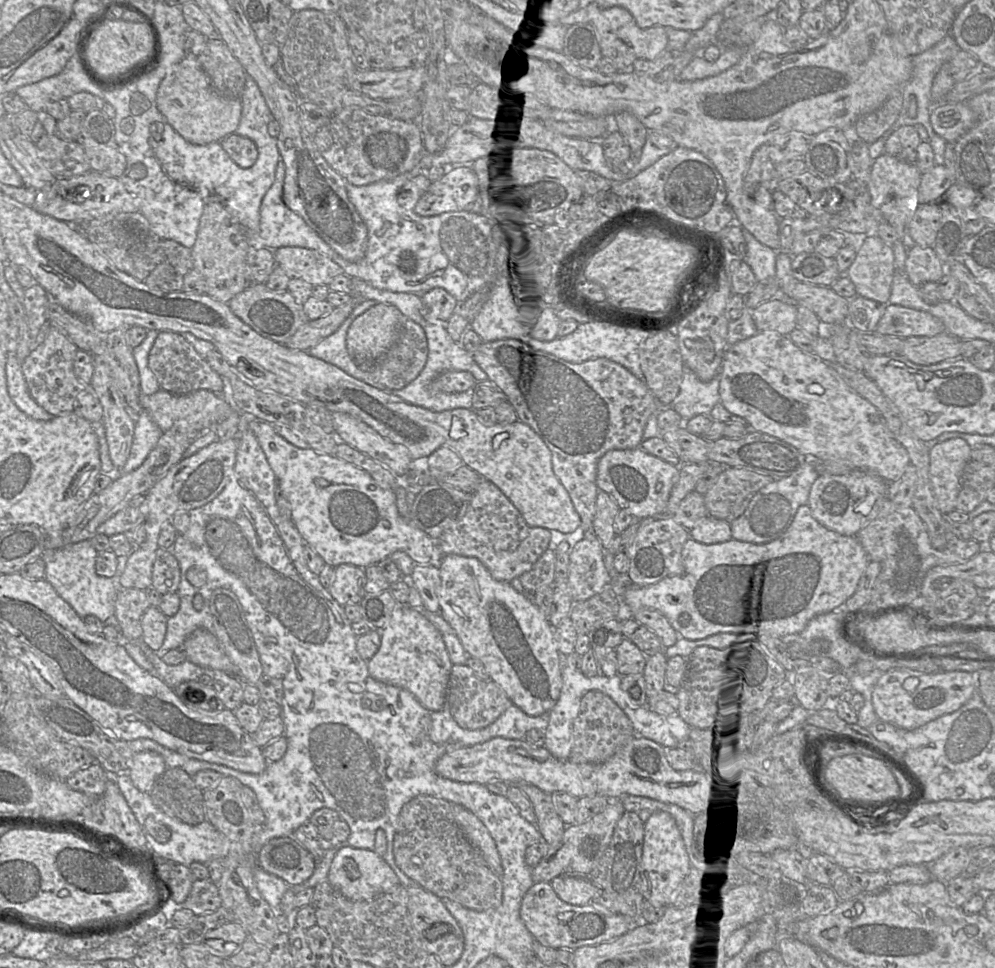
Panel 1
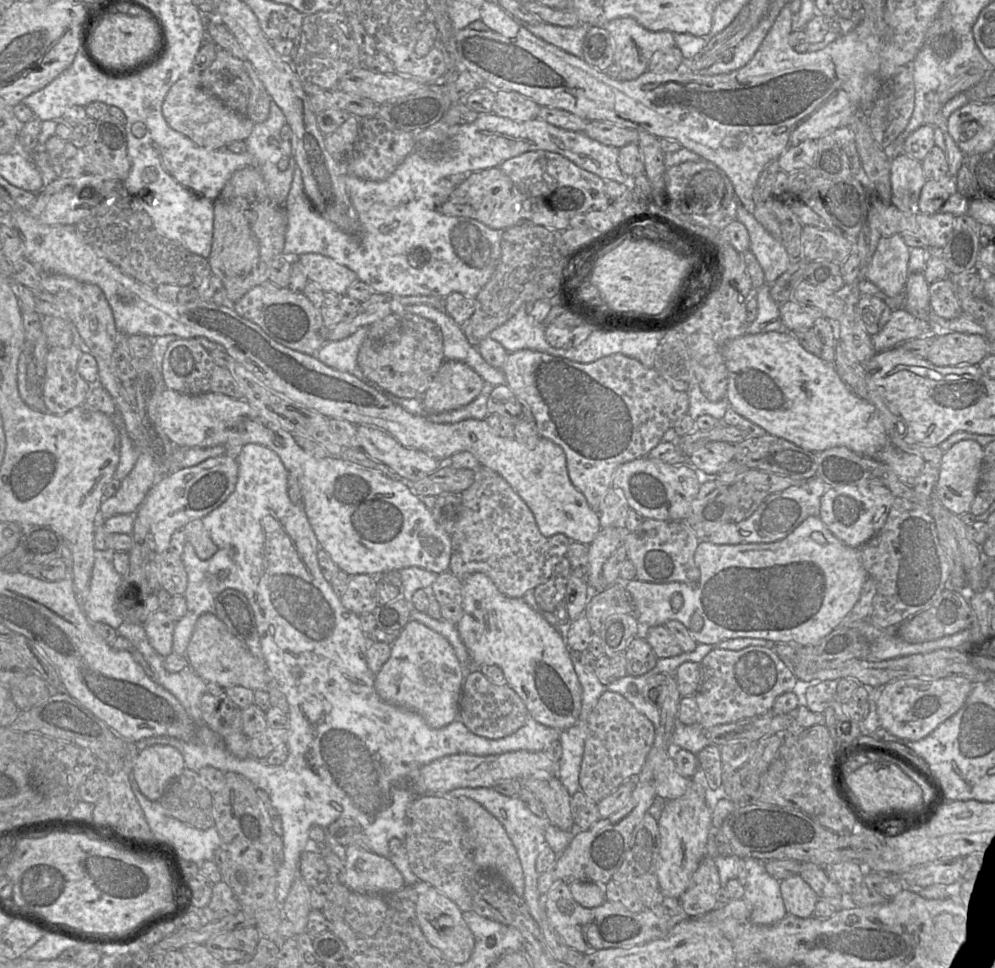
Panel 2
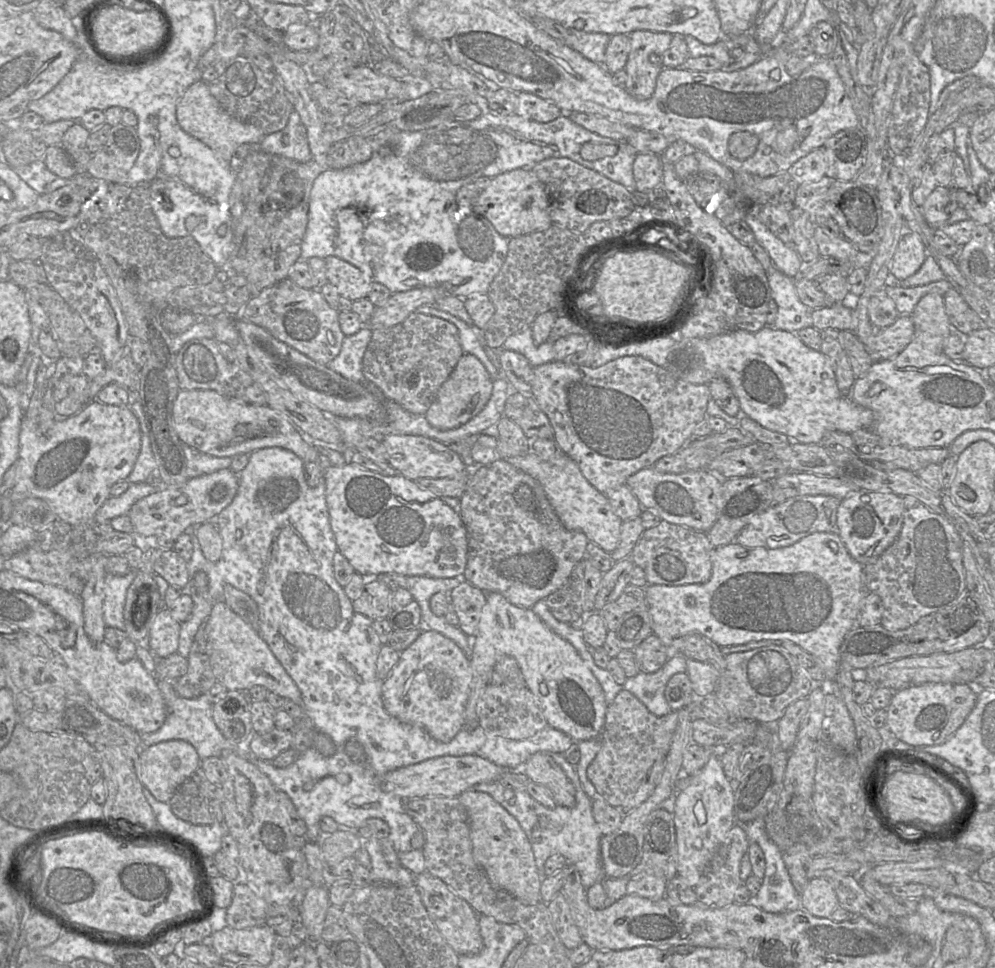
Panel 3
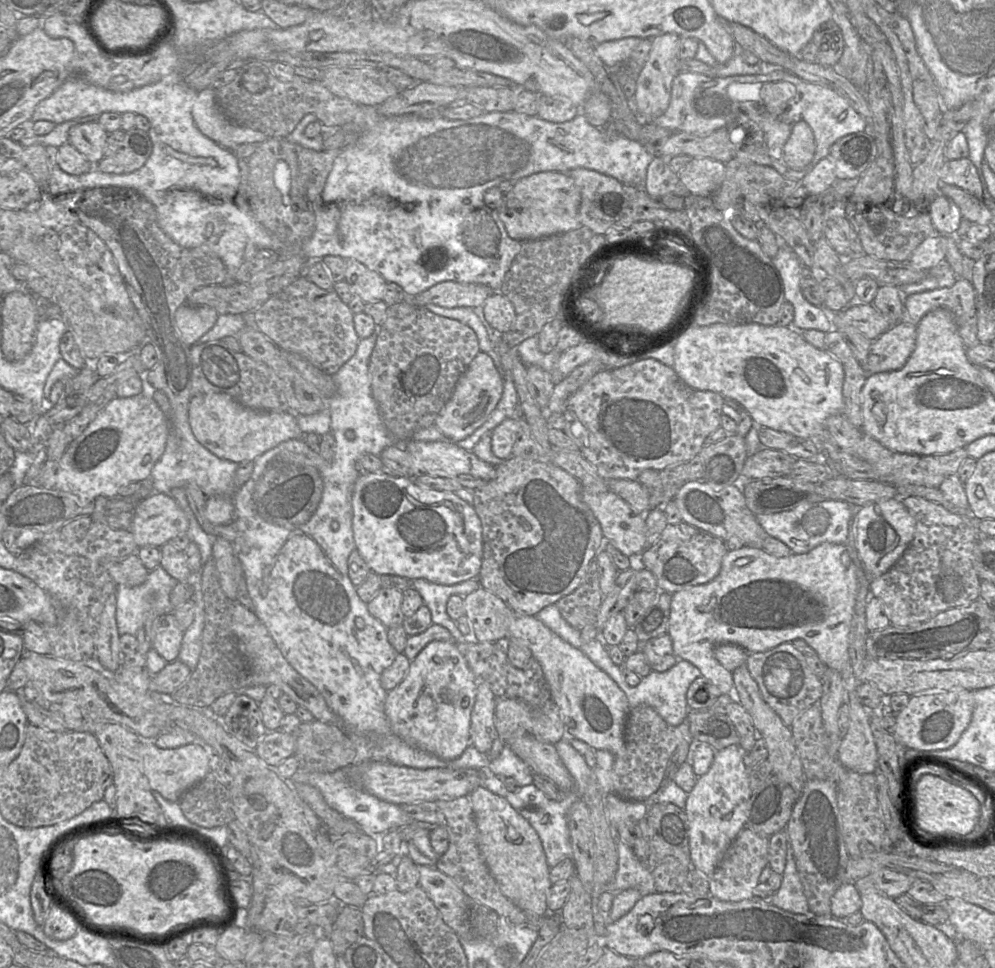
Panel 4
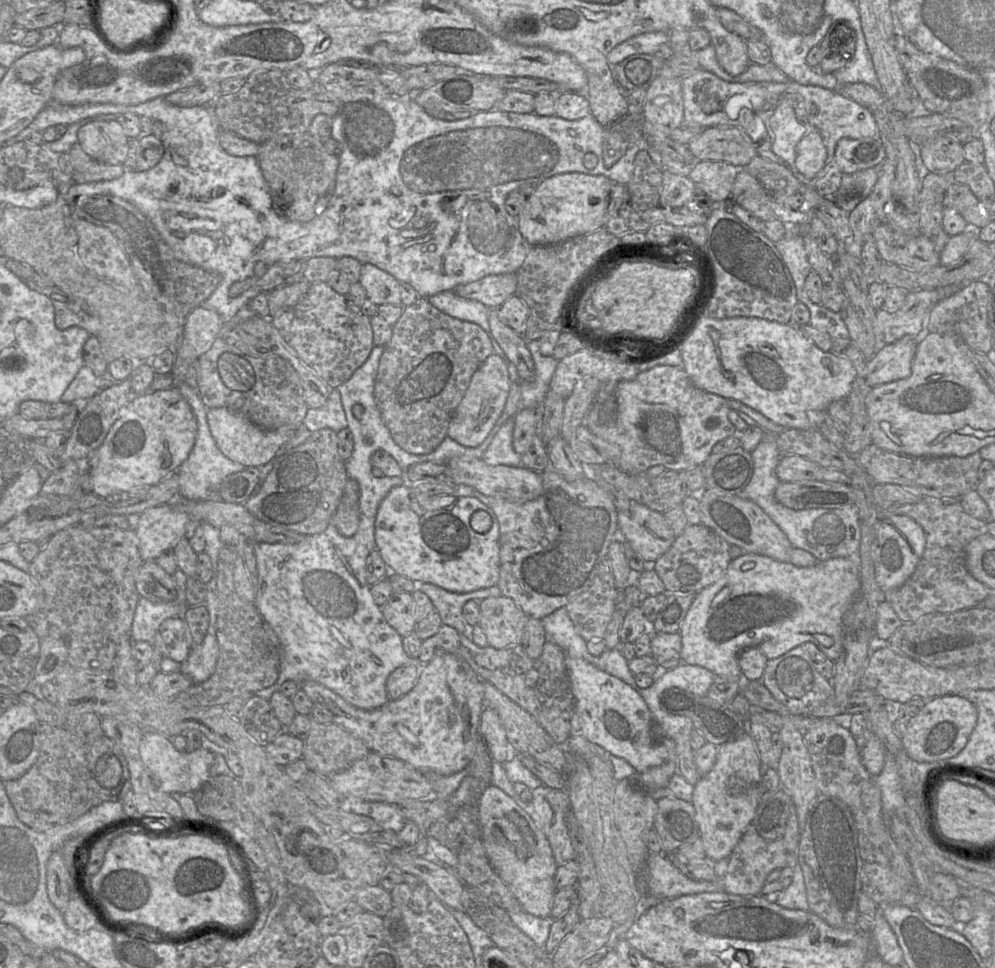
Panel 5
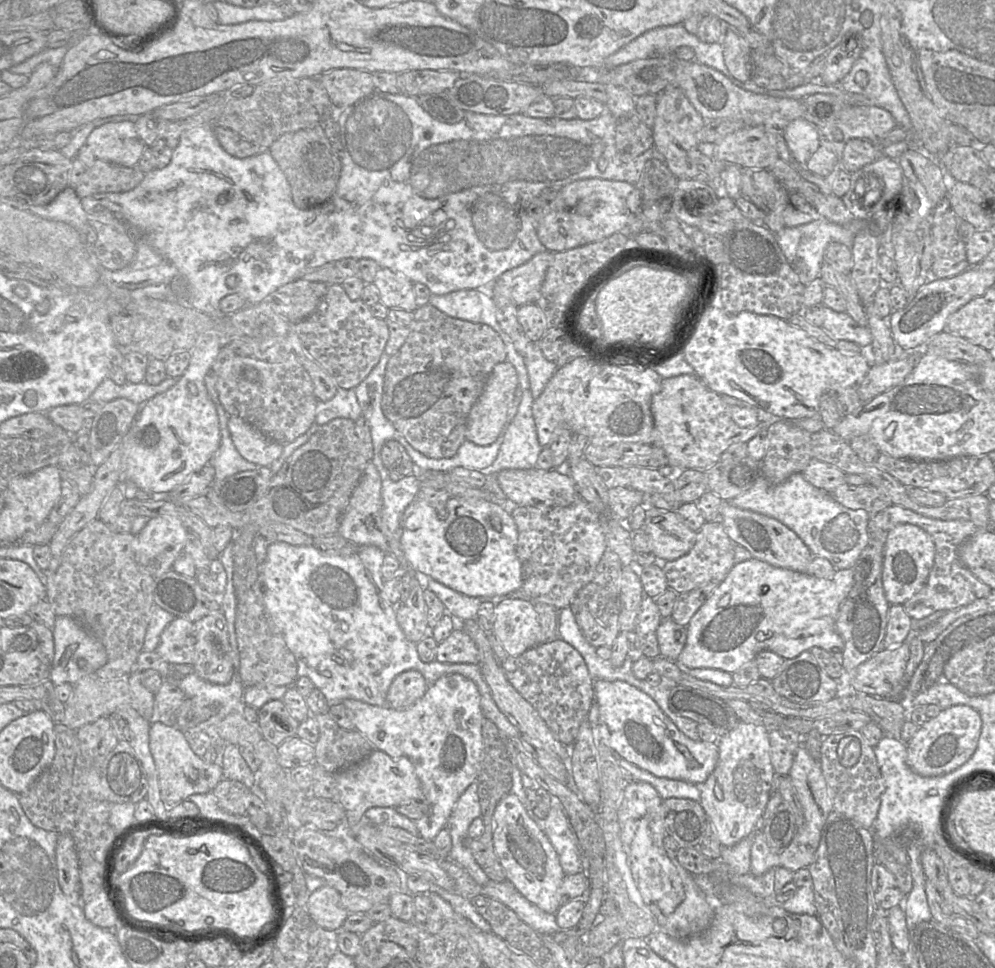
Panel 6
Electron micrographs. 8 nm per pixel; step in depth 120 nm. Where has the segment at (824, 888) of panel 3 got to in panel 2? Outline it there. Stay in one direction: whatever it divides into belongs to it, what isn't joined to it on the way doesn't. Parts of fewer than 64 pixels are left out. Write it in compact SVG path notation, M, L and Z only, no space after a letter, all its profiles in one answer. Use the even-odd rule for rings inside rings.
M793 876L781 880L780 891L788 915L813 917L819 897L801 877Z

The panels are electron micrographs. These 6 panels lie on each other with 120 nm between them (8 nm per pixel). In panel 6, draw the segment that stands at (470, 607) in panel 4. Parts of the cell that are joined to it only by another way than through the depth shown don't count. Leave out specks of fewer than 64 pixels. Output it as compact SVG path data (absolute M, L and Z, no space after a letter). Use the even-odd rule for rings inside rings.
M508 599L495 605L492 633L505 651L517 657L541 643L541 626L535 605L523 599Z

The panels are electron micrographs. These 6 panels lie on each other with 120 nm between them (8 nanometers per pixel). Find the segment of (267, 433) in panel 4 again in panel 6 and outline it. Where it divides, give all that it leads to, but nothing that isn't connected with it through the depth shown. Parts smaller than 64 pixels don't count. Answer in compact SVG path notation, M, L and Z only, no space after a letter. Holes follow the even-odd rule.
M238 416L229 417L228 429L235 448L249 462L269 467L282 454L282 444L270 440Z

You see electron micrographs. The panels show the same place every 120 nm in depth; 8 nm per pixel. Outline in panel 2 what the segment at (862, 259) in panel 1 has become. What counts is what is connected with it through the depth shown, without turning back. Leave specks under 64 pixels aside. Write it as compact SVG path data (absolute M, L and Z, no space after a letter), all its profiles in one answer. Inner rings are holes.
M900 234L882 237L865 265L862 279L876 285L886 296L897 297L905 289L909 258L910 247Z

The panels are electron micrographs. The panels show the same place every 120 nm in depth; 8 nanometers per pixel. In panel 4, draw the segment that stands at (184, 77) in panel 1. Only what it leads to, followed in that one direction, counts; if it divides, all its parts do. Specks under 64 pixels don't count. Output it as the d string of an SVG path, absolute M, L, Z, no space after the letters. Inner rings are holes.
M212 87L197 92L192 115L205 136L229 150L244 143L261 143L268 138L261 131L230 121L221 111Z

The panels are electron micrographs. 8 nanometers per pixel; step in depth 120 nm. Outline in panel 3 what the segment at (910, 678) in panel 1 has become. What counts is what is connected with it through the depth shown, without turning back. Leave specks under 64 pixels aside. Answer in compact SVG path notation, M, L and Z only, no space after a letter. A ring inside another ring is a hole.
M927 683L894 692L886 709L886 724L902 742L911 746L934 746L945 742L964 723L975 707L978 689L968 684Z

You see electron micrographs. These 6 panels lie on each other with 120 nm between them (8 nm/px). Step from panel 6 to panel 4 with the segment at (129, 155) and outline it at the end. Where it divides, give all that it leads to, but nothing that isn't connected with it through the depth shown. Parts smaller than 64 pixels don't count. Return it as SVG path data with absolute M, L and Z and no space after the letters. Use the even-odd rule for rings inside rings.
M97 121L81 123L70 129L68 143L94 165L104 157L108 134Z

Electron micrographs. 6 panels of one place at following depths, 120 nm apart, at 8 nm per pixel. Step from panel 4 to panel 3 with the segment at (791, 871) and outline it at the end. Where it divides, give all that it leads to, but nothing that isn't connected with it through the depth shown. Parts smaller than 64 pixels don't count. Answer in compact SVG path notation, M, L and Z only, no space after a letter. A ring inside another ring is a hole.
M763 819L755 820L746 825L740 825L739 823L736 823L736 825L742 826L745 829L750 843L758 844L765 856L765 873L762 879L762 885L756 896L751 898L749 904L774 914L801 910L800 896L791 881L789 872L783 860L783 852L769 839L765 831Z

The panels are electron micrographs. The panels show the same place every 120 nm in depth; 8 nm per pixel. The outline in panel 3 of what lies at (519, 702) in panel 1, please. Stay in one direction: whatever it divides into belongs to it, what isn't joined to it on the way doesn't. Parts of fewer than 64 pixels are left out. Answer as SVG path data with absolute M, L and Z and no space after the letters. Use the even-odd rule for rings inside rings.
M486 593L487 601L482 609L478 631L471 638L472 652L469 657L472 670L469 698L465 710L465 728L479 727L477 703L485 688L491 683L496 661L502 656L511 656L519 664L526 688L535 696L548 725L571 737L575 742L599 738L605 723L607 704L598 680L583 659L567 640L553 632L531 608L511 604L501 594Z

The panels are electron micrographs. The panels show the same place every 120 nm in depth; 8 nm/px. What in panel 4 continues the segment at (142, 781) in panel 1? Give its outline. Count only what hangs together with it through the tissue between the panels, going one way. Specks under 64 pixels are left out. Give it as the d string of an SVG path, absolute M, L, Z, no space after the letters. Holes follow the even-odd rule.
M141 739L141 766L153 791L172 802L178 802L182 795L210 772L209 752L199 744L191 743L174 749L161 749L153 741Z

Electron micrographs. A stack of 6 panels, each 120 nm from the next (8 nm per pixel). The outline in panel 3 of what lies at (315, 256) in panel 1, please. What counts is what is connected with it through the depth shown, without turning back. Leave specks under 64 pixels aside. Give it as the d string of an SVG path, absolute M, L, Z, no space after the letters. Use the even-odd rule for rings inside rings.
M336 256L324 258L326 280L335 286L341 297L355 301L367 298L373 281L359 268Z

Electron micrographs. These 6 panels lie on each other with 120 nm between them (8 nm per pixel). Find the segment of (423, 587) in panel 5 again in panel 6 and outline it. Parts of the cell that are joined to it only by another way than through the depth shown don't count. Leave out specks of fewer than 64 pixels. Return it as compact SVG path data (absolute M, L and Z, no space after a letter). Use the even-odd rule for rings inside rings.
M429 579L426 589L435 593L444 604L446 613L454 618L457 621L457 624L458 622L476 619L478 609L483 602L490 602L496 605L504 600L524 598L520 590L492 597L470 597L457 592L434 579Z

